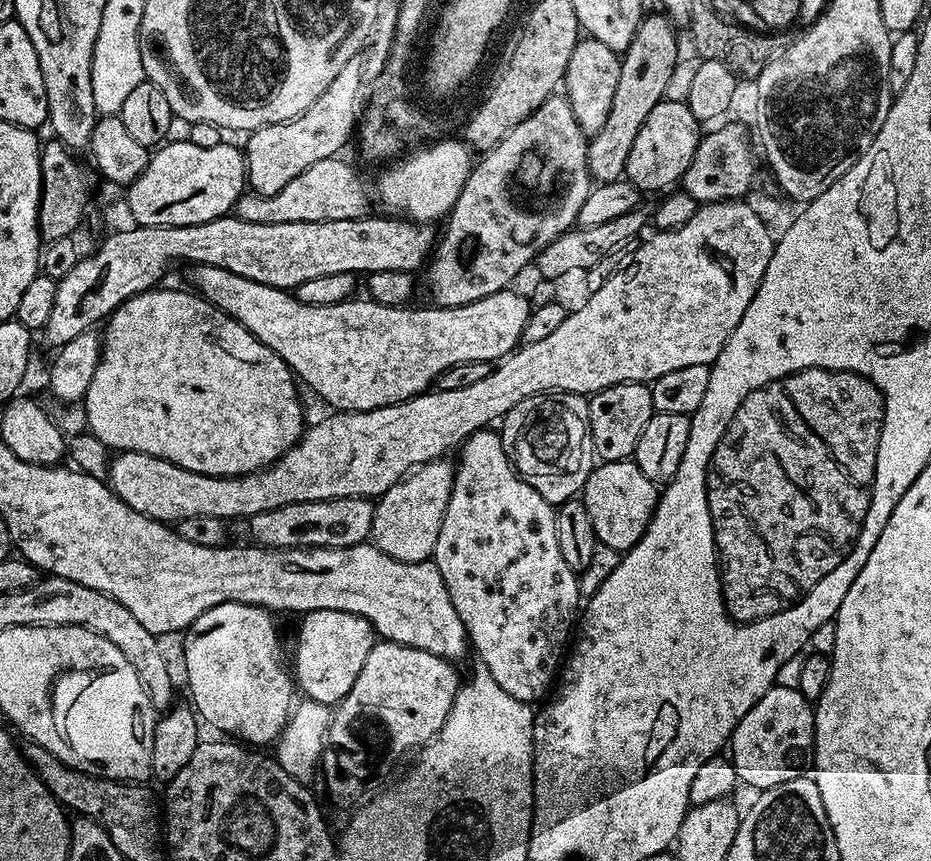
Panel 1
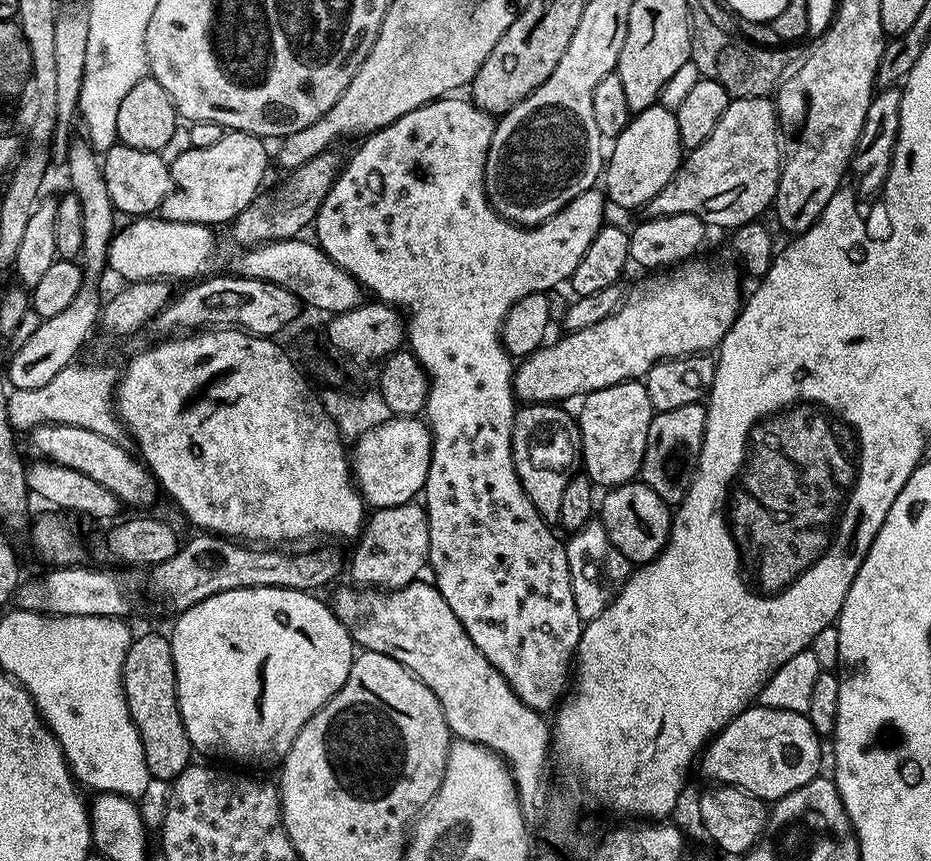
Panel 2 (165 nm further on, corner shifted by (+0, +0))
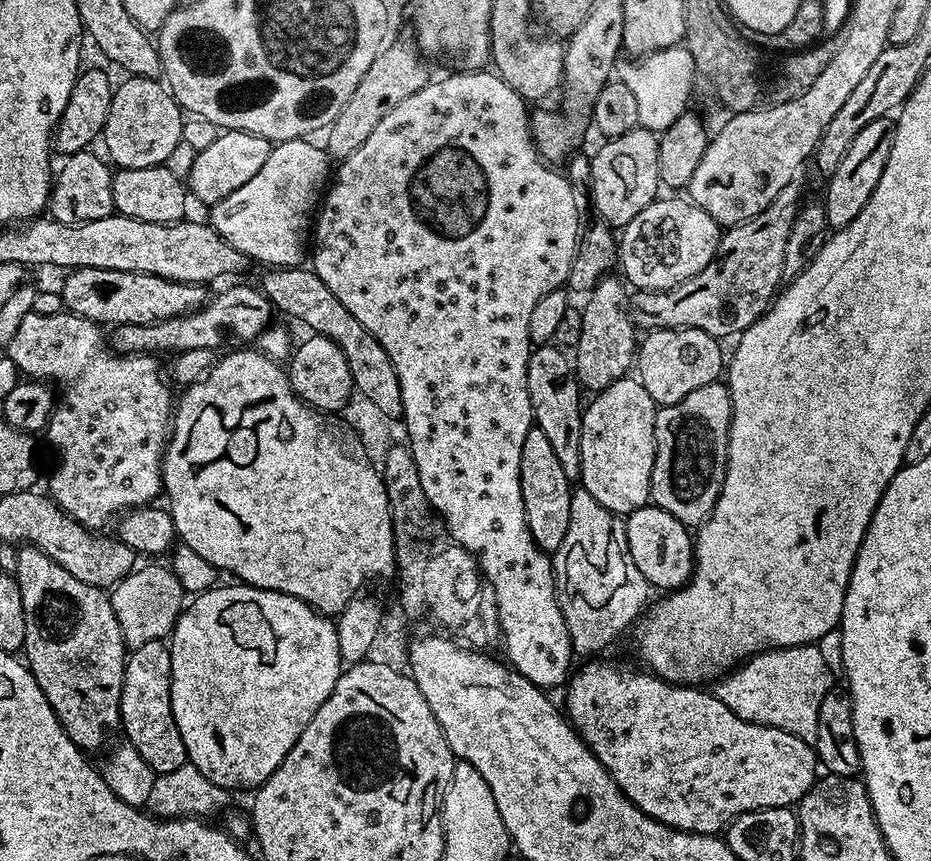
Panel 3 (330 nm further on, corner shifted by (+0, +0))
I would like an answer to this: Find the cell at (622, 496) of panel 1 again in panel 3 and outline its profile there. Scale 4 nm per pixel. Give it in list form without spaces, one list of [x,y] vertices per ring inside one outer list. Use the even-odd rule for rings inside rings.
[[[649,502],[627,513],[624,529],[626,546],[630,546],[630,558],[634,558],[634,566],[642,570],[642,578],[646,578],[653,589],[671,590],[681,588],[688,582],[694,567],[694,536],[689,525],[678,522],[674,514]]]

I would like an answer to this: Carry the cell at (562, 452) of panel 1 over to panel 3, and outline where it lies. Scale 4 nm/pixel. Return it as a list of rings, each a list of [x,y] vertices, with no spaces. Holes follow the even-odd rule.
[[[535,426],[526,434],[526,442],[522,442],[520,485],[532,541],[544,552],[555,553],[562,546],[562,538],[566,538],[566,526],[570,526],[572,488],[546,434],[542,434],[542,430]]]

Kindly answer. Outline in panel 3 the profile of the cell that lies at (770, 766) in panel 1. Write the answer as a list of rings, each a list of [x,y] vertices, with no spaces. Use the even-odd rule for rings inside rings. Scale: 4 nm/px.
[[[604,658],[589,659],[571,673],[563,707],[622,794],[650,818],[683,832],[711,836],[723,833],[734,817],[747,812],[799,805],[800,799],[817,783],[816,750],[802,738],[774,726],[750,724],[738,718],[711,691],[700,692],[704,690],[696,686],[673,686],[639,667],[627,668],[600,659]]]

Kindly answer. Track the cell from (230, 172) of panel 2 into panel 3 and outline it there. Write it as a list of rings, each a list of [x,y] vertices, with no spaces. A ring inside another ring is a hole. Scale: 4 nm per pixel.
[[[221,131],[218,142],[213,142],[207,150],[198,152],[194,158],[194,166],[186,178],[191,195],[195,199],[197,196],[204,206],[218,203],[220,199],[226,198],[240,186],[245,186],[246,182],[262,169],[266,158],[271,154],[273,145],[273,141],[262,138],[258,134]]]

